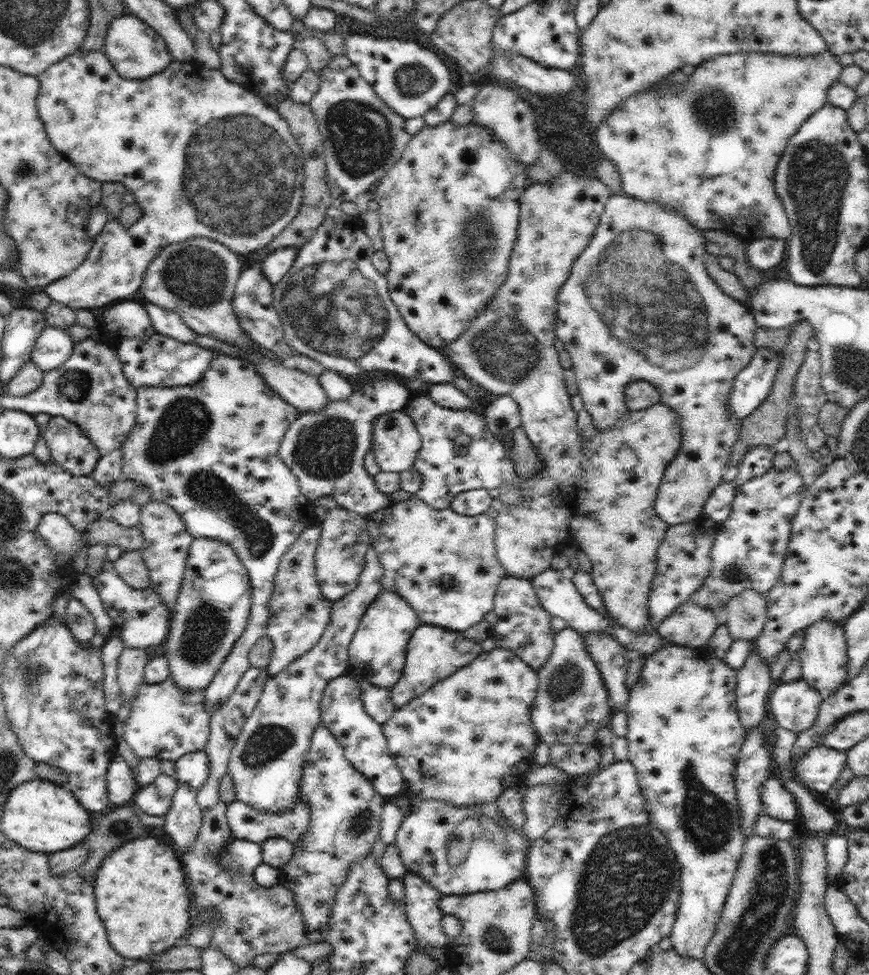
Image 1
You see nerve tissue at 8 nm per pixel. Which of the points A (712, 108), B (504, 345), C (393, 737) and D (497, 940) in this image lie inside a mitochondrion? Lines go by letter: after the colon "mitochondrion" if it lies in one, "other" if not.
A: mitochondrion
B: mitochondrion
C: other
D: mitochondrion

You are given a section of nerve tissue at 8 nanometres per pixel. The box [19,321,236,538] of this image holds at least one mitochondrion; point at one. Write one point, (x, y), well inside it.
(185, 422)

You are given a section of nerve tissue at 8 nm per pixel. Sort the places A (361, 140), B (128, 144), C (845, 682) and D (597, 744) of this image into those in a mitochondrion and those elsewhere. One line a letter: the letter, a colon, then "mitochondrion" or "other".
A: mitochondrion
B: other
C: other
D: other

